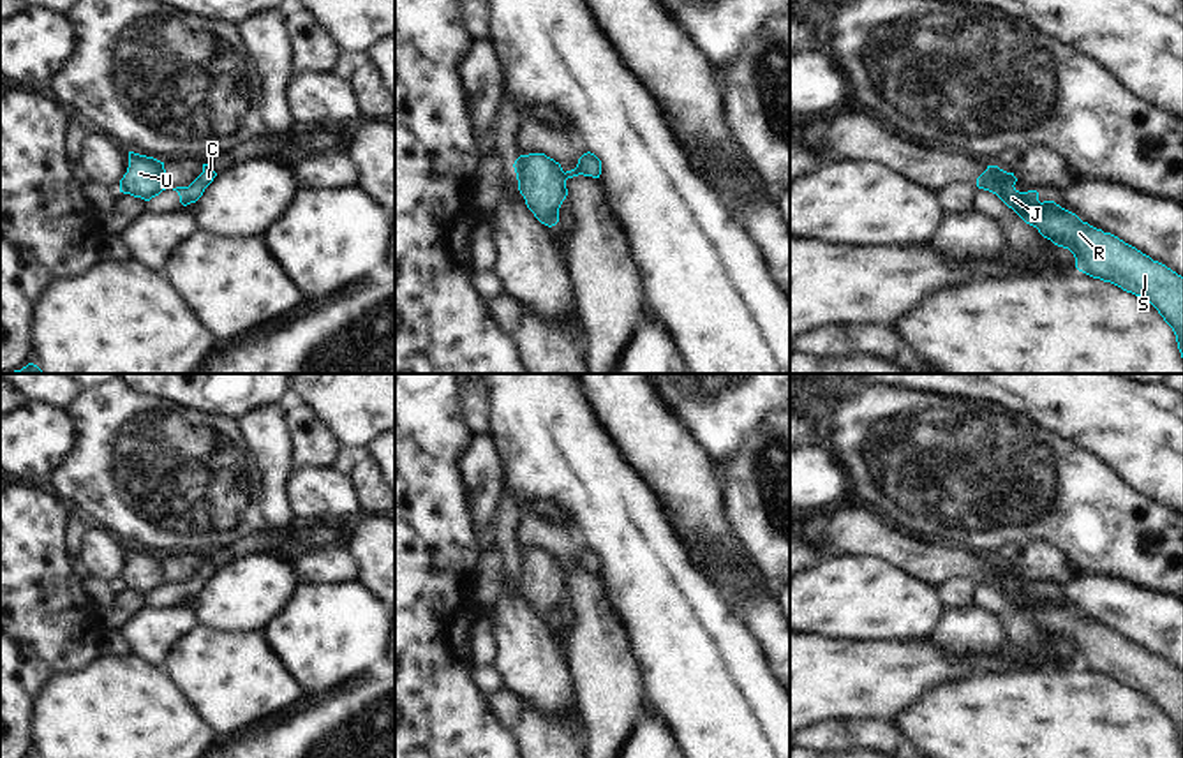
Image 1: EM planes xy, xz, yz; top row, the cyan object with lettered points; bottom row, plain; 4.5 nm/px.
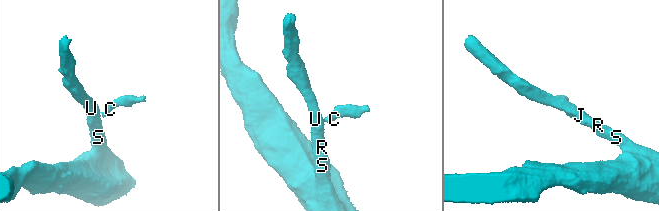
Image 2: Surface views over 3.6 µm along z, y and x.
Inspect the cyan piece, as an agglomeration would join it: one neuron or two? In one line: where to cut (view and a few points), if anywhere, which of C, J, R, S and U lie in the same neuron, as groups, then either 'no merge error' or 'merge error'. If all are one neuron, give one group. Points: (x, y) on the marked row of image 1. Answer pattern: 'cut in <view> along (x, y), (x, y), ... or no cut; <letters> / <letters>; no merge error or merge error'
cut in xz along (561, 171), (565, 180); C / J R S U; merge error

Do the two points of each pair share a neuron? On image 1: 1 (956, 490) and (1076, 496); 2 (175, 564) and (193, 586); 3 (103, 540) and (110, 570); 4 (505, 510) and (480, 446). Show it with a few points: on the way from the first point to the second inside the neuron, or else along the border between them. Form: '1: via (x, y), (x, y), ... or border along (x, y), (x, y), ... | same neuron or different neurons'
1: via (986, 490), (1046, 494) | same neuron
2: border along (203, 559), (203, 564), (187, 580), (168, 584) | different neurons
3: via (103, 547), (108, 563) | same neuron
4: border along (506, 476), (503, 497), (496, 508) | different neurons

